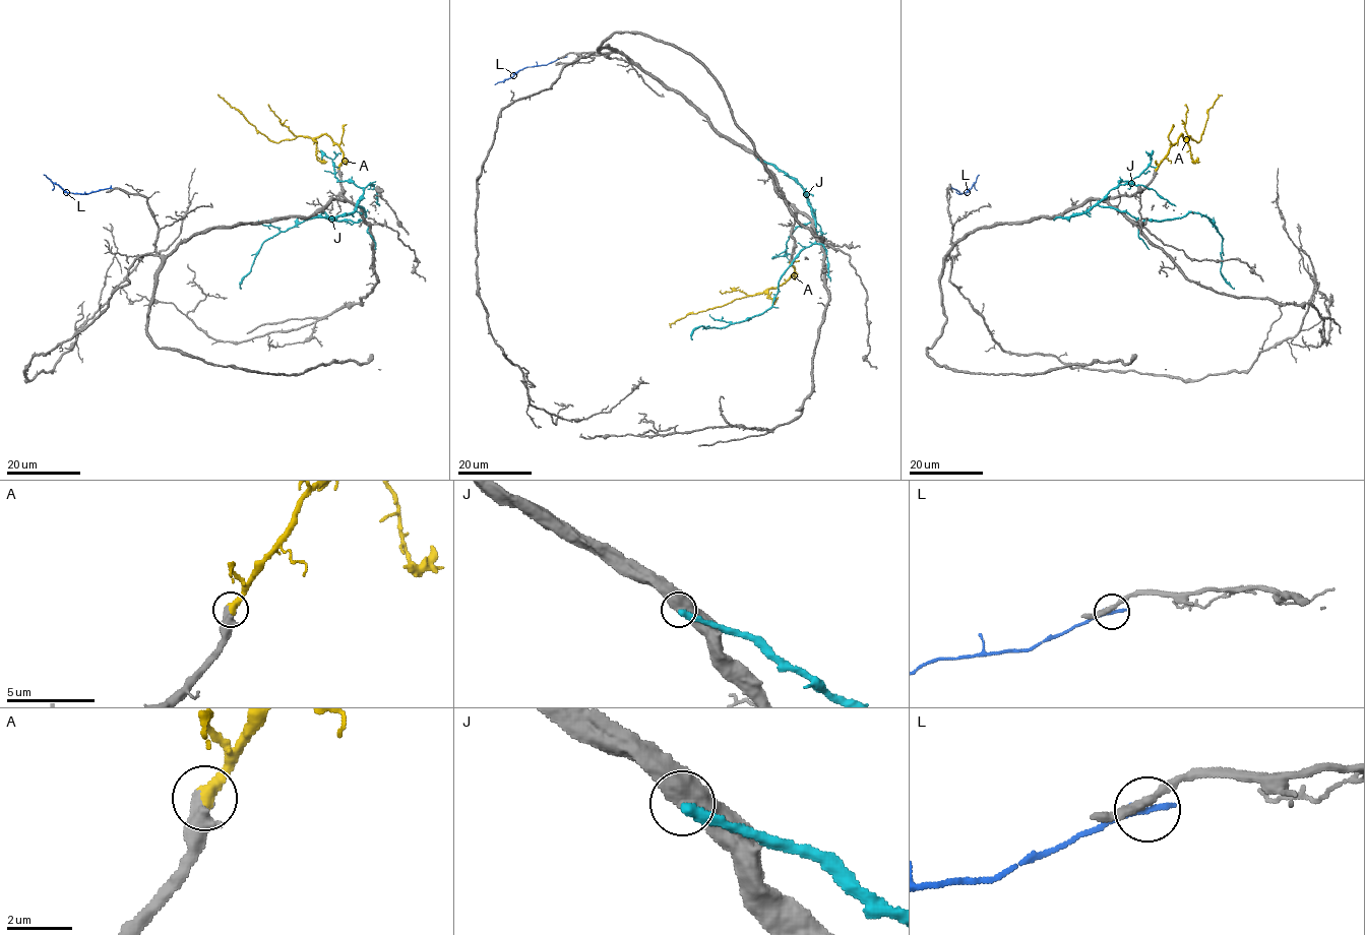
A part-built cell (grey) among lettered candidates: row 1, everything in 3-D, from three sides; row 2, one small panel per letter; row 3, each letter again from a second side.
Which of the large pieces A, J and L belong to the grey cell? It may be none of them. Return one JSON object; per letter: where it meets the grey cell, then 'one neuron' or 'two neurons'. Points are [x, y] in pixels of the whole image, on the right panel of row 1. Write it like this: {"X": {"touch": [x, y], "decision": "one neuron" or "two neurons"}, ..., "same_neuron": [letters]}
{"A": {"touch": [1155, 171], "decision": "one neuron"}, "J": {"touch": [1053, 220], "decision": "two neurons"}, "L": {"touch": [951, 188], "decision": "two neurons"}, "same_neuron": ["A"]}

